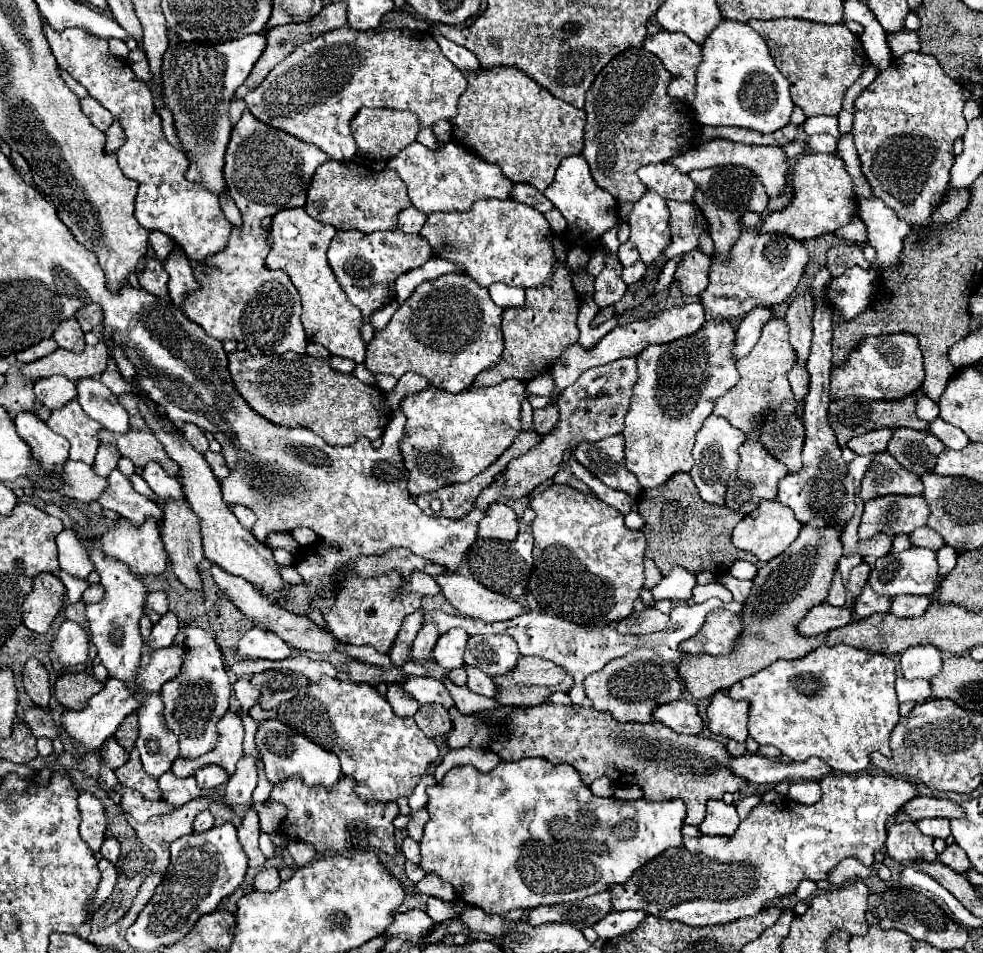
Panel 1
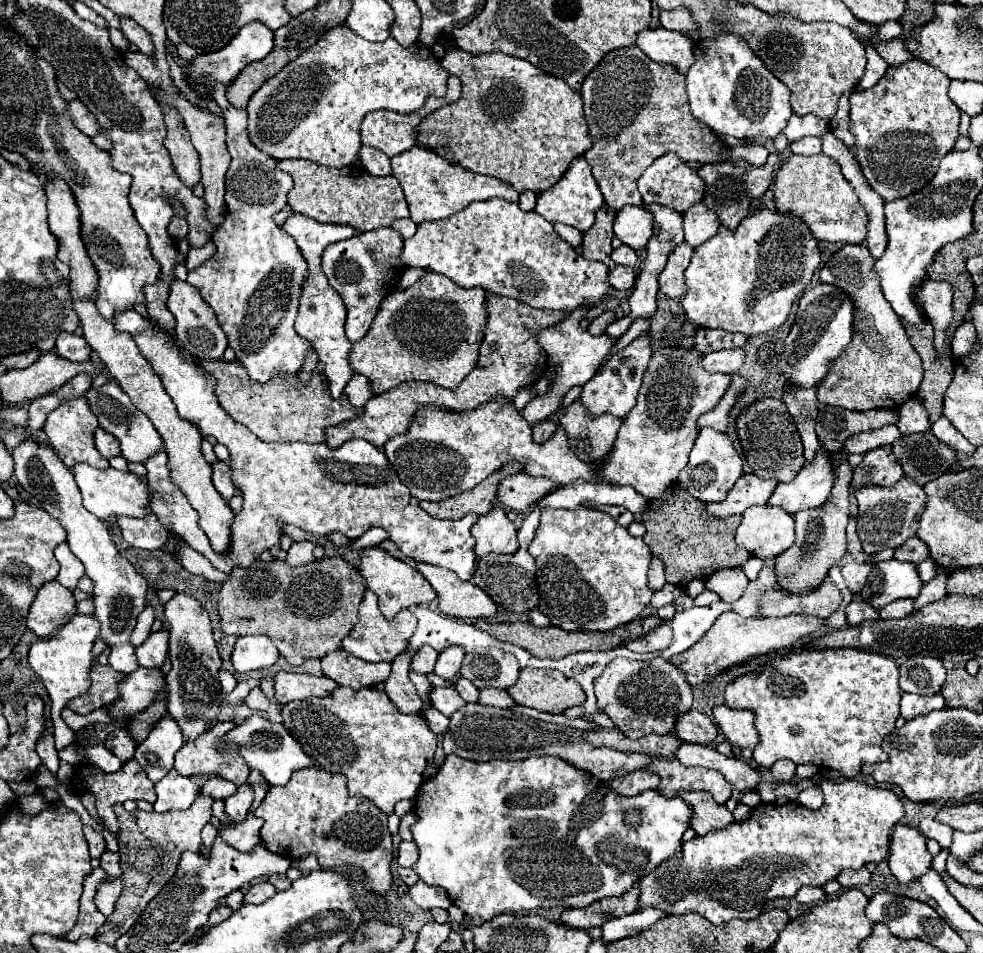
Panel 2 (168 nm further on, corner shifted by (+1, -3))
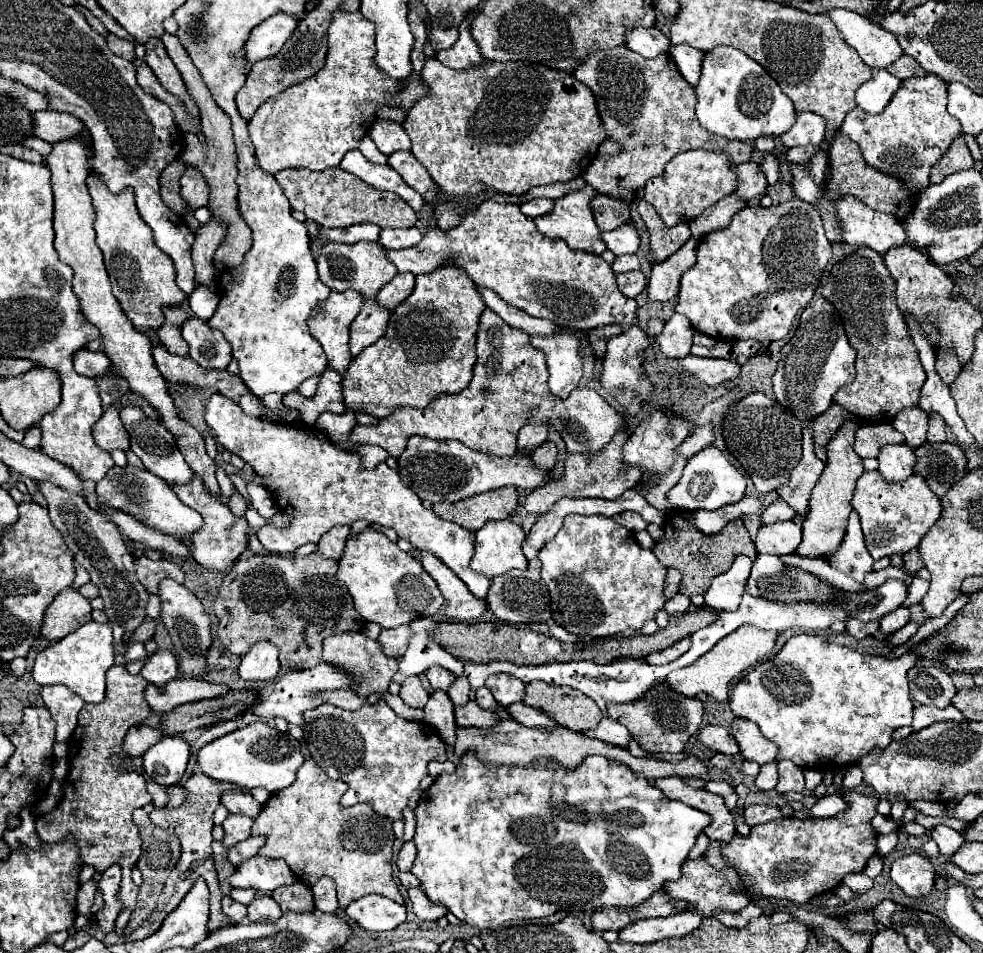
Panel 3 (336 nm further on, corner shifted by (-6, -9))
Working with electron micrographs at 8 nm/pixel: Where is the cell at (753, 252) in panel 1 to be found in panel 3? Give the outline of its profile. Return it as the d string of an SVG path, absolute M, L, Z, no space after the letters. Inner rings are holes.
M790 199L768 209L748 205L732 217L732 223L726 229L708 233L700 239L698 261L680 279L676 311L688 317L696 331L714 339L784 339L798 311L812 301L830 257L832 245L824 235L822 219L814 205L804 203L802 199Z

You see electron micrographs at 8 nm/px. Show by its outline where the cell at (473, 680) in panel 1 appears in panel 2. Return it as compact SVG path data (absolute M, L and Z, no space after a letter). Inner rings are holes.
M481 689L479 703L491 705L491 707L501 707L501 709L511 709L517 705L505 689Z

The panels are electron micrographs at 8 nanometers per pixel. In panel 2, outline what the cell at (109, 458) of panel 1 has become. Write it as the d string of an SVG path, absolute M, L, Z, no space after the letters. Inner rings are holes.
M101 427L95 429L95 445L97 445L97 451L105 459L119 455L119 441L113 435L109 435L105 429L101 429Z

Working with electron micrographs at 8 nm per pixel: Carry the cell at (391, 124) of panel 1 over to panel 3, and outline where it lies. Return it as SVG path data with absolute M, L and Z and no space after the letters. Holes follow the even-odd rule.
M376 119L368 135L384 155L392 155L396 151L410 151L410 137L406 135L402 123Z

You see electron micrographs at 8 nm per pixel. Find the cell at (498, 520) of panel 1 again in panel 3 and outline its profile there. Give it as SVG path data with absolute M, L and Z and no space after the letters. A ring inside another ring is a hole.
M510 519L488 521L476 531L476 553L470 567L484 573L488 579L504 575L508 569L526 569L526 557L522 553L524 531Z

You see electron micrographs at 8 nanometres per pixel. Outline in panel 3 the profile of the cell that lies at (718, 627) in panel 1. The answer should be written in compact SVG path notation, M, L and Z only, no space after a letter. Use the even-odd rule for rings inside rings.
M742 625L742 627L738 627L738 631L732 631L730 635L726 635L720 643L716 643L716 647L712 647L712 651L708 651L706 655L696 659L692 665L672 671L666 677L666 681L674 691L678 691L686 697L696 697L700 693L706 693L706 695L714 697L716 701L726 701L730 681L734 677L742 675L744 671L748 671L750 667L754 667L764 657L772 655L776 637L778 637L776 631L764 631L754 625Z

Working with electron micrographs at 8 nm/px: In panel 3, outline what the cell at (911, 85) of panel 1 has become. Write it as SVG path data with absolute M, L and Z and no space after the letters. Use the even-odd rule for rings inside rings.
M934 73L924 77L912 77L900 83L900 89L884 107L884 111L870 115L860 107L854 107L840 127L862 149L870 167L884 175L900 179L908 191L922 191L930 185L930 171L950 149L952 141L960 137L962 127L946 111L948 87L946 81Z

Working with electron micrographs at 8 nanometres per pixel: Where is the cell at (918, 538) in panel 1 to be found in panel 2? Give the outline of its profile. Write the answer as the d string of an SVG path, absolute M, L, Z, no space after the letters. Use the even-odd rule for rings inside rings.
M911 537L905 545L895 549L895 559L899 559L899 561L903 559L903 561L911 561L911 563L921 563L927 557L929 557L929 549L919 537Z

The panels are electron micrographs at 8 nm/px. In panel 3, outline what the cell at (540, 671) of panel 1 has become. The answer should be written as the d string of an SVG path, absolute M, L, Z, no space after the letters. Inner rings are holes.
M532 681L526 687L524 703L548 713L558 725L572 731L586 731L596 727L602 719L602 713L592 699L566 685Z

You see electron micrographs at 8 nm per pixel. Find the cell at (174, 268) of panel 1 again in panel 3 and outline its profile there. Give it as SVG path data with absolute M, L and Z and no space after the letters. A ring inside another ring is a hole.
M192 315L182 325L182 337L188 343L188 355L204 369L226 369L232 355L230 343L208 321Z

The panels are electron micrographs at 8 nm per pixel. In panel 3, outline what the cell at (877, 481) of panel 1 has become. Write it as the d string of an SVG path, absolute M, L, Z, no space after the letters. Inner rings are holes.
M906 443L888 445L882 447L882 451L878 453L878 463L878 471L888 483L900 483L914 473L912 467L916 463L916 457L912 453L912 447L908 447Z

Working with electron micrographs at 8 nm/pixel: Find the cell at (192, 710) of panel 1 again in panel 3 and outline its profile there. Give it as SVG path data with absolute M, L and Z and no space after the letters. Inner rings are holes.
M162 579L160 583L160 599L162 599L162 623L166 625L172 643L174 643L174 651L178 657L178 671L182 677L202 677L208 673L206 667L206 655L208 649L212 647L212 627L210 627L210 617L204 609L204 605L200 603L200 599L190 593L184 585L172 581L172 579Z

